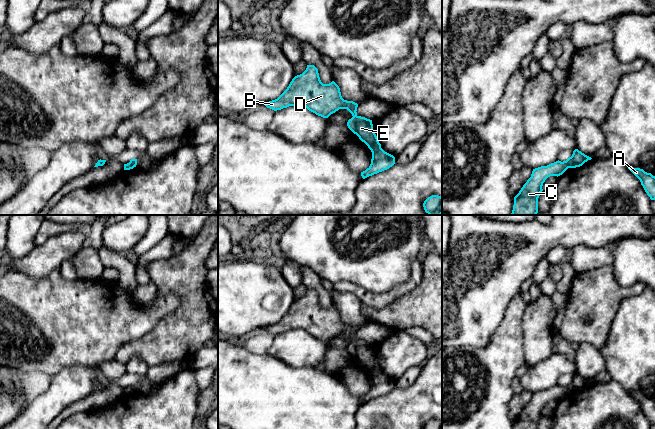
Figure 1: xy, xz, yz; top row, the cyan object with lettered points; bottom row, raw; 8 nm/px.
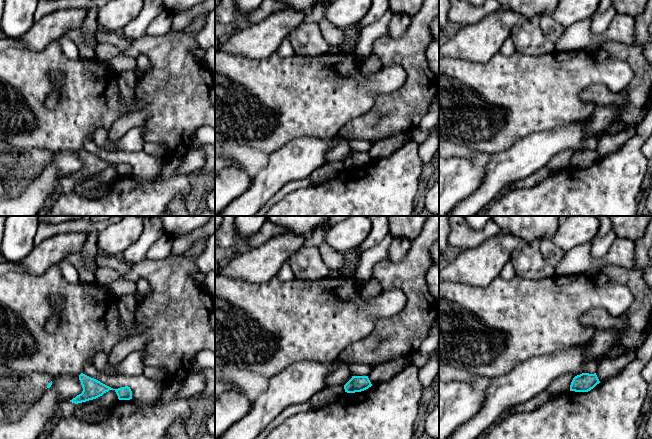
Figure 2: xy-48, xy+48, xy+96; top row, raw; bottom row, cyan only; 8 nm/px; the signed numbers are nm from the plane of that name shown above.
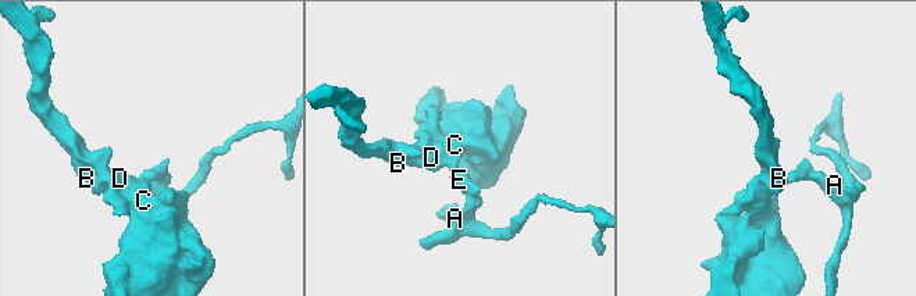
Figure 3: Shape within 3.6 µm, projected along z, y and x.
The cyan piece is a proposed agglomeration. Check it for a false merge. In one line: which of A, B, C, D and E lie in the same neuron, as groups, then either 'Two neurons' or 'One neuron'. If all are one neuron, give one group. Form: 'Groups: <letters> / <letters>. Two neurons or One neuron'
Groups: A E / B C D. Two neurons

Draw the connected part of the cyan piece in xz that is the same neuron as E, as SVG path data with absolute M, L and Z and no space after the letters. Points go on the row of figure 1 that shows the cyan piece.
M354 116L348 120L347 126L372 152L370 166L361 172L363 179L387 170L395 164L395 157L381 148L381 144L373 130L372 120Z

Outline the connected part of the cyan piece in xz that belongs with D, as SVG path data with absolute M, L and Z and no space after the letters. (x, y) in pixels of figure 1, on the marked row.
M307 65L306 70L295 76L277 99L264 105L274 111L301 105L323 118L328 118L339 109L347 109L354 117L358 107L357 103L342 98L340 88L334 81L323 84L314 65Z

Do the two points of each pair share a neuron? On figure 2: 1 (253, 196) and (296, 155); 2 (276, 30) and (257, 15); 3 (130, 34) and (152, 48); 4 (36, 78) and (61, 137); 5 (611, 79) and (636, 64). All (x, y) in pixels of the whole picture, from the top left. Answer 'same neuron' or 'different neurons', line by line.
1: same neuron
2: different neurons
3: different neurons
4: same neuron
5: different neurons

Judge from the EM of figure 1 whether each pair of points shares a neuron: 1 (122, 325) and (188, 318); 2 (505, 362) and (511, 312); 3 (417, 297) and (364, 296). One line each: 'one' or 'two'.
1: two
2: one
3: two

